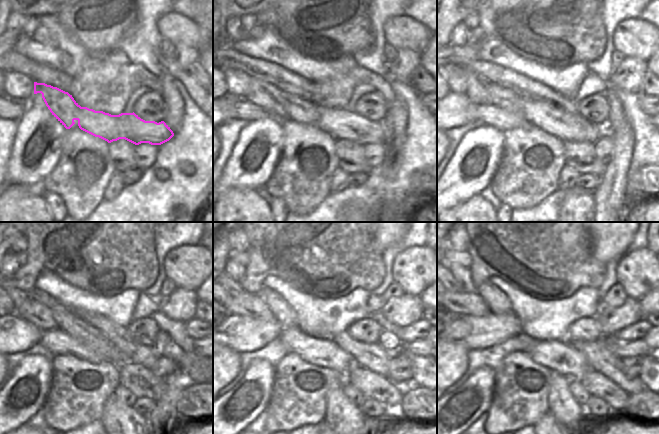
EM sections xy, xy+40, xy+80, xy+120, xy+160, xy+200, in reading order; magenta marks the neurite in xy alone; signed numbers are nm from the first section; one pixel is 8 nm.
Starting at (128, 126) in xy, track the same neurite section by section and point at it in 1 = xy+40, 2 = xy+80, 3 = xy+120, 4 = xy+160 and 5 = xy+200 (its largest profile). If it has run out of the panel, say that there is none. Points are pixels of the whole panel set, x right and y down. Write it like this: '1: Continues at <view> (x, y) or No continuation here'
1: Continues at xy+40 (338, 123)
2: Continues at xy+80 (566, 126)
3: Continues at xy+120 (46, 319)
4: Continues at xy+160 (251, 305)
5: Continues at xy+200 (474, 304).

